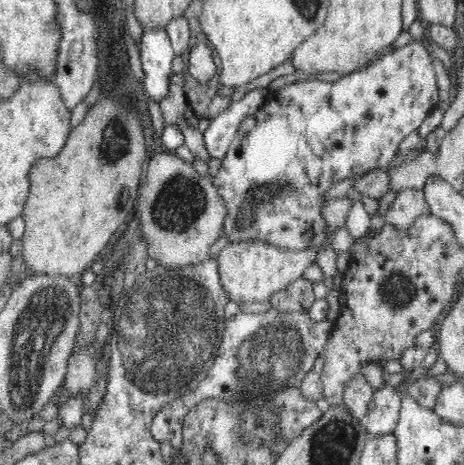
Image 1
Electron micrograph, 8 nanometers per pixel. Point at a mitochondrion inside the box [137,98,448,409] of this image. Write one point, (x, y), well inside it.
(276, 352)

